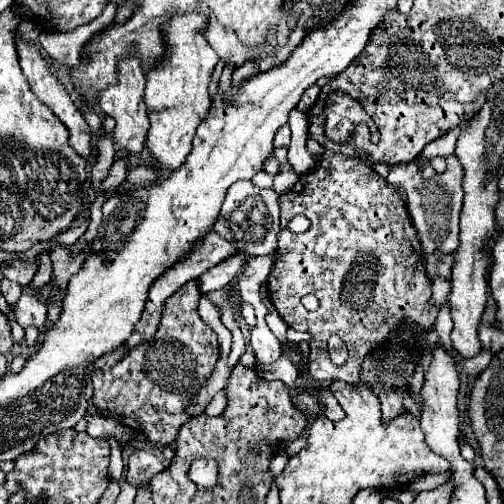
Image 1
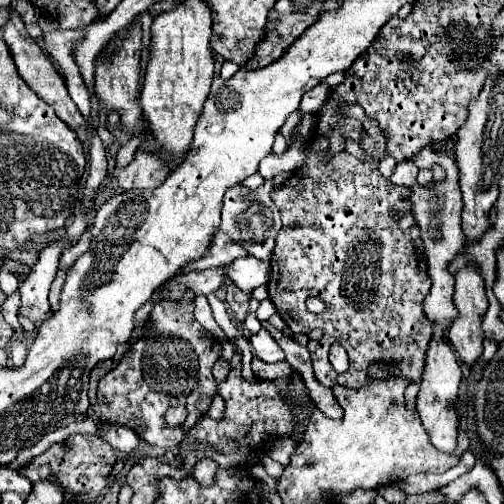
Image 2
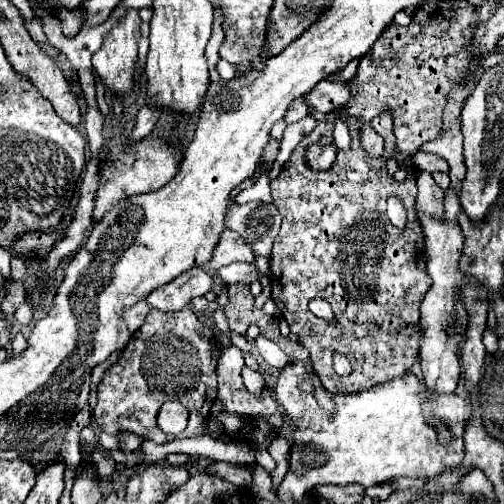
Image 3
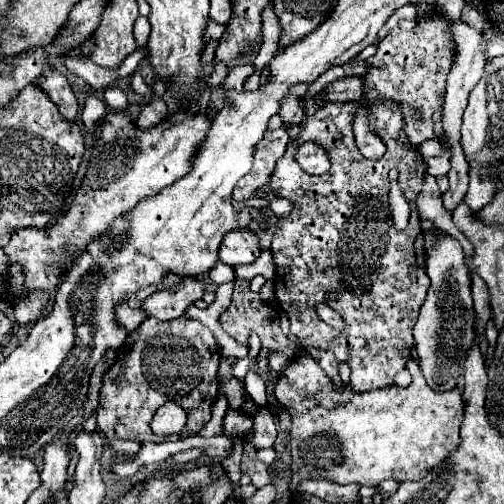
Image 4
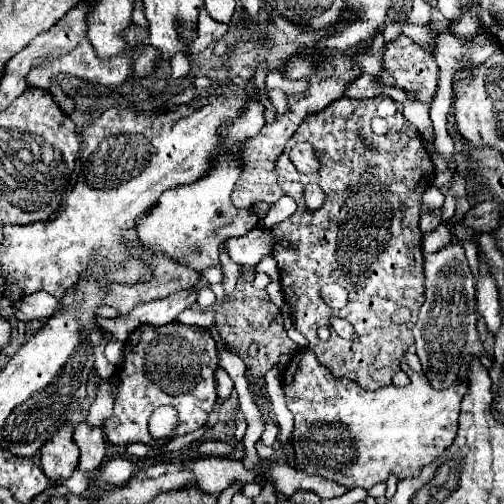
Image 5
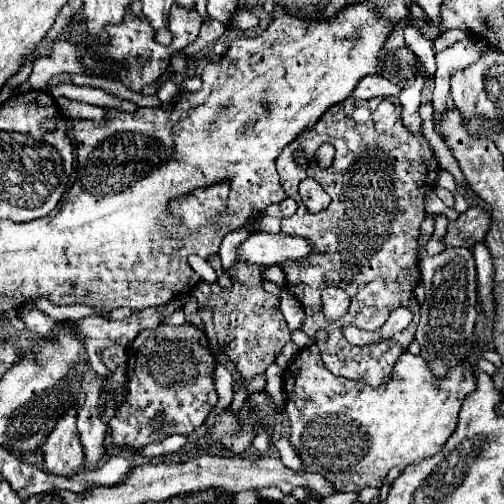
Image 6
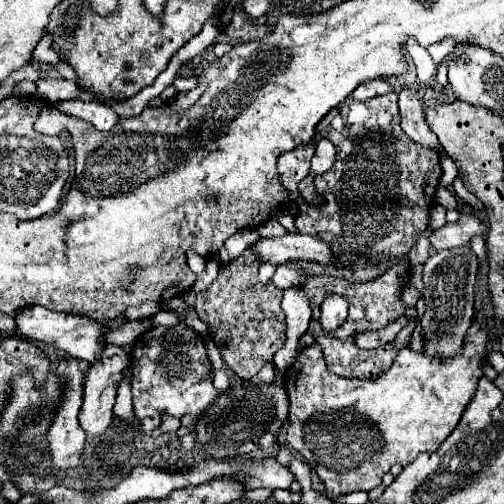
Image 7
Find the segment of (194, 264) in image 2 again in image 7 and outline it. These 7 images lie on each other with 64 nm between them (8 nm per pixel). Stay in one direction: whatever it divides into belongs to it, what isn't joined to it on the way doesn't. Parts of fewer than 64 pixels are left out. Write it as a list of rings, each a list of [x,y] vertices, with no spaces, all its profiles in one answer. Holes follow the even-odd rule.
[[[284,234],[278,238],[260,238],[250,246],[260,262],[284,264],[290,260],[312,260],[320,264],[334,264],[332,250],[326,242],[306,234]]]

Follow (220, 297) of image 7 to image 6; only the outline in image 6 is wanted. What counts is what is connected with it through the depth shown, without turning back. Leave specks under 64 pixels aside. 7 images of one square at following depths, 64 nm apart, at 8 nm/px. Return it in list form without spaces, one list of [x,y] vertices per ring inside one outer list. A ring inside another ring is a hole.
[[[236,260],[230,274],[234,286],[230,290],[222,290],[220,294],[212,294],[206,308],[212,308],[212,322],[222,352],[236,362],[238,374],[250,380],[276,362],[276,356],[282,352],[284,344],[290,342],[290,330],[278,308],[278,298],[262,288],[256,264]]]

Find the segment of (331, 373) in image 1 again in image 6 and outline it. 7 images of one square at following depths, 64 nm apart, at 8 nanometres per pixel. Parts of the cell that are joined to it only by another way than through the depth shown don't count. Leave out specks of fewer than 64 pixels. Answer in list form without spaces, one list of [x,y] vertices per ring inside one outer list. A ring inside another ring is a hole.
[[[348,98],[336,104],[336,108],[328,108],[328,112],[324,112],[324,116],[320,116],[320,120],[300,136],[300,140],[288,144],[288,148],[284,148],[276,158],[280,184],[284,192],[298,202],[296,214],[282,220],[282,234],[304,236],[304,240],[312,244],[312,256],[280,264],[286,274],[286,290],[304,308],[300,330],[312,340],[318,328],[328,330],[328,340],[320,344],[326,368],[334,376],[360,380],[372,388],[378,388],[388,380],[388,376],[392,376],[398,356],[404,354],[414,340],[420,316],[420,304],[414,294],[420,282],[420,222],[426,214],[424,198],[436,186],[440,170],[428,142],[404,128],[400,112],[402,108],[396,98]],[[324,142],[332,144],[336,150],[328,168],[316,166],[316,152]],[[294,150],[306,152],[310,158],[308,170],[302,170],[294,162]],[[296,170],[302,170],[302,174],[298,176]],[[308,176],[316,178],[330,196],[330,206],[316,214],[308,212],[298,194],[298,184]],[[326,286],[342,286],[342,290],[350,294],[348,314],[338,324],[326,320],[322,312],[320,292]],[[400,306],[410,308],[414,320],[408,328],[388,340],[368,346],[352,346],[340,332],[344,324],[376,332],[384,326],[390,312]]]

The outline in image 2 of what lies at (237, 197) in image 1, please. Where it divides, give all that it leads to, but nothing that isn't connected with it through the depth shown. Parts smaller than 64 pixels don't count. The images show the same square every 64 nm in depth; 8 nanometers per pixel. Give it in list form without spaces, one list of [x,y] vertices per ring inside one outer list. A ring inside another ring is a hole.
[[[238,184],[238,186],[232,186],[224,196],[220,230],[224,234],[228,234],[232,240],[236,240],[250,256],[256,256],[260,260],[272,258],[272,252],[274,252],[274,246],[276,246],[276,234],[282,228],[280,212],[272,204],[272,188],[274,188],[272,184],[264,184],[260,188],[246,188],[246,186]],[[272,212],[276,212],[276,228],[272,228],[272,222],[274,222]]]

